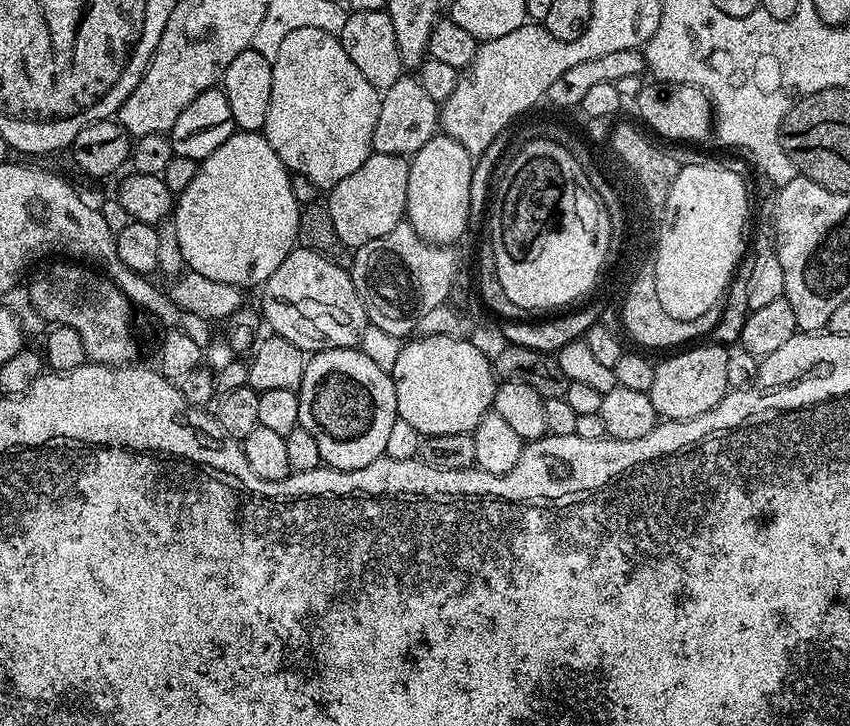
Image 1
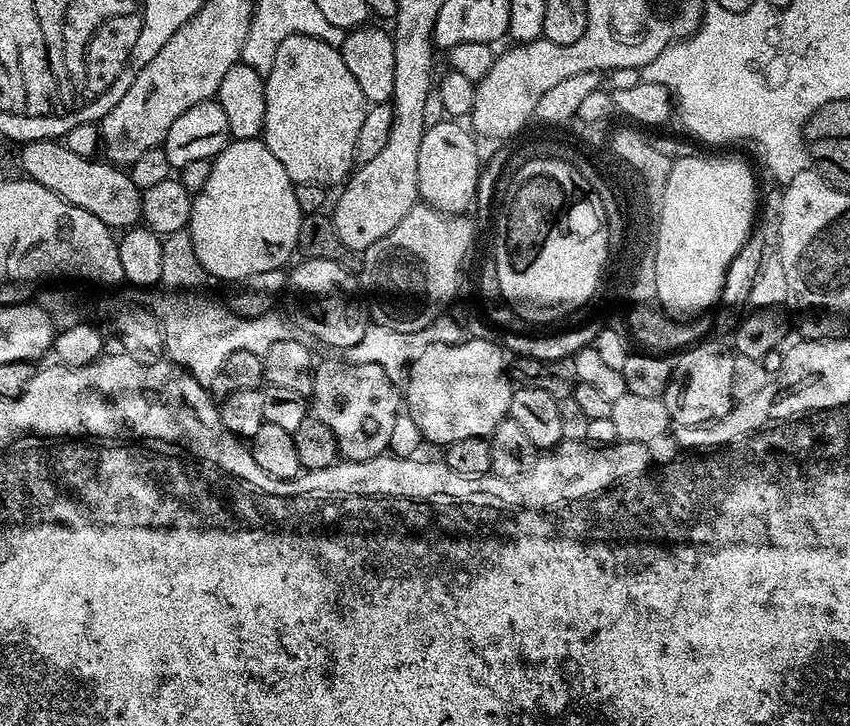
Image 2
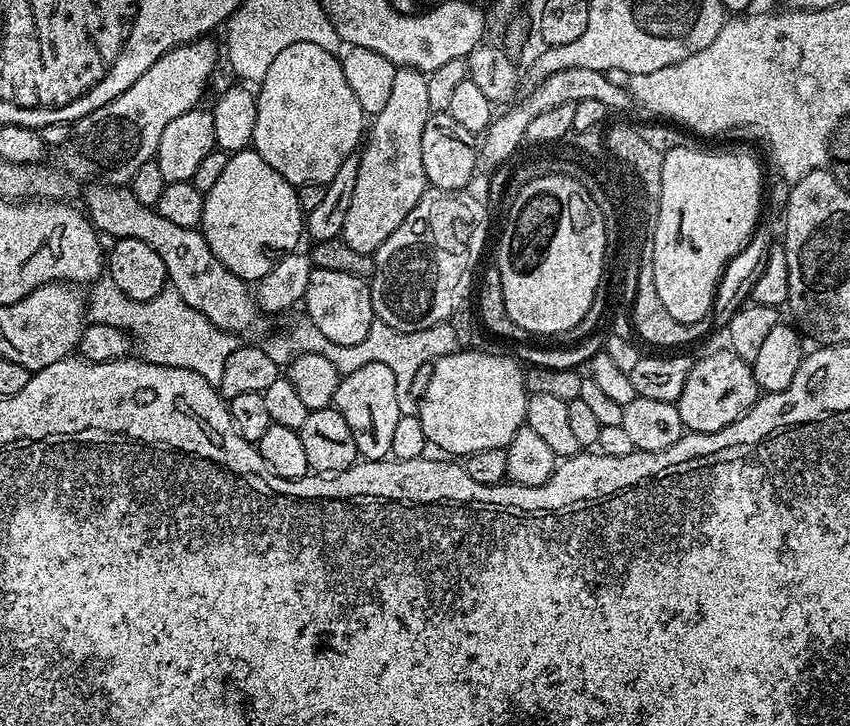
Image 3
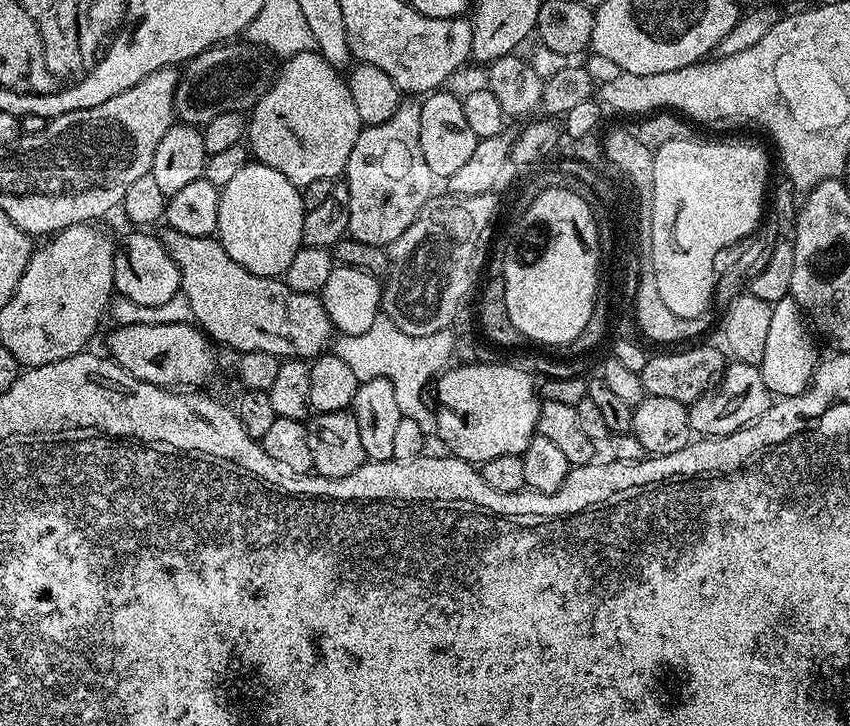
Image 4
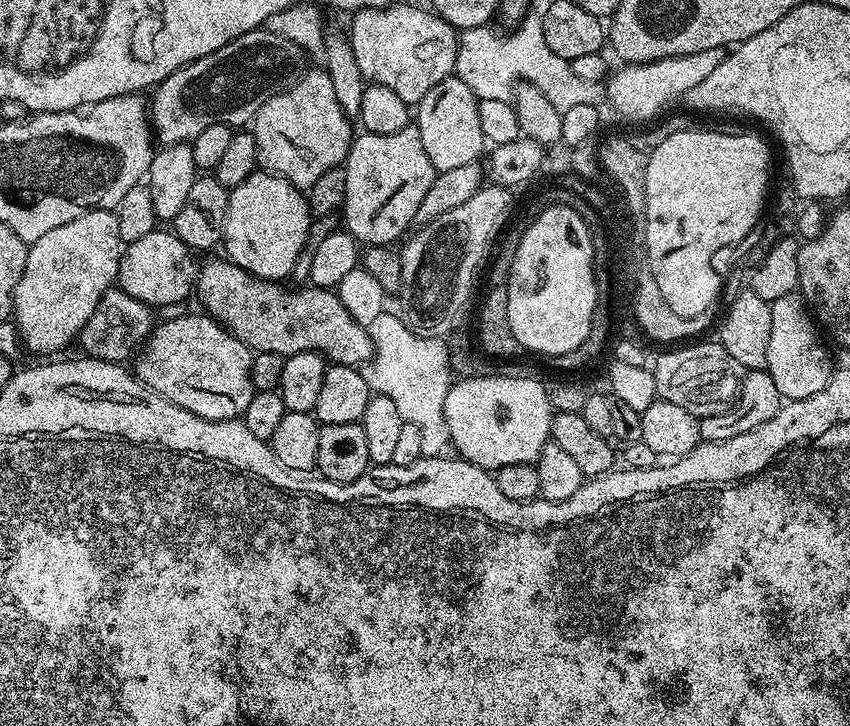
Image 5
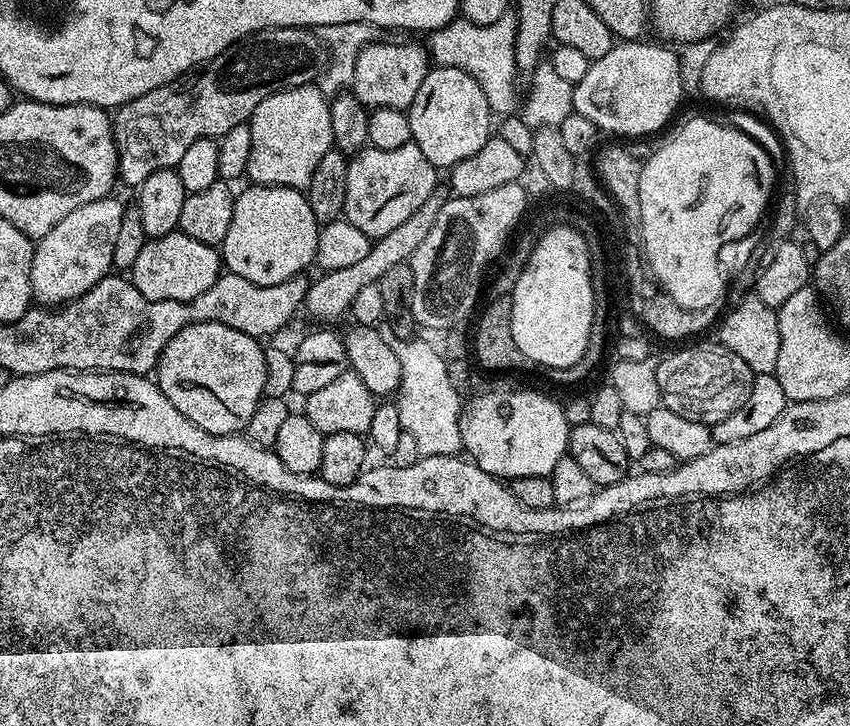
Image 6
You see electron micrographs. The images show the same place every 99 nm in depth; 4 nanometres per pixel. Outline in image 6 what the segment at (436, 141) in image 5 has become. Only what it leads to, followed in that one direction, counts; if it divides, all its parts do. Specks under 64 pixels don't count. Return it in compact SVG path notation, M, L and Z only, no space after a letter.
M429 67L422 86L418 86L418 94L414 94L414 102L406 109L412 143L426 154L426 158L437 170L447 170L462 162L462 158L470 158L470 154L478 154L482 146L486 146L488 137L494 132L494 113L487 104L486 94L482 94L482 86L474 82L470 74L453 68Z

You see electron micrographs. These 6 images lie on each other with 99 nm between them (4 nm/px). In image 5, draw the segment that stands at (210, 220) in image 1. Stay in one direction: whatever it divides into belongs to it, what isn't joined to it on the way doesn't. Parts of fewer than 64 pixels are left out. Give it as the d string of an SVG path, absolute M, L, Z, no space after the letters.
M257 170L250 174L250 178L246 178L246 182L242 182L242 186L229 191L222 248L228 251L225 252L227 259L236 264L241 273L257 276L263 280L280 282L291 277L295 259L304 249L308 227L312 222L313 217L308 210L308 201L301 189L294 187L293 184L286 182L280 176L273 176L271 172Z

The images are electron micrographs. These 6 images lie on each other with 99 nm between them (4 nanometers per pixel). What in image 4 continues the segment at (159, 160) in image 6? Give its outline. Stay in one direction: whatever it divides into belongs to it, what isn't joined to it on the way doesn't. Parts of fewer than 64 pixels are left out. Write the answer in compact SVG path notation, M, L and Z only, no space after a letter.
M225 42L206 49L183 65L174 94L175 119L181 124L203 126L218 118L218 114L247 113L267 94L276 79L278 68L272 63L269 53L247 42Z

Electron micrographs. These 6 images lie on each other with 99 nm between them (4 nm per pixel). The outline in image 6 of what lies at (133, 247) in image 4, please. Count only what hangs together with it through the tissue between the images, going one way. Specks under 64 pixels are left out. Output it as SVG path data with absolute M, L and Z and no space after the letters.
M179 230L165 236L145 239L134 266L130 269L130 279L134 287L149 300L178 299L194 300L203 294L222 273L222 256L213 245L198 242Z

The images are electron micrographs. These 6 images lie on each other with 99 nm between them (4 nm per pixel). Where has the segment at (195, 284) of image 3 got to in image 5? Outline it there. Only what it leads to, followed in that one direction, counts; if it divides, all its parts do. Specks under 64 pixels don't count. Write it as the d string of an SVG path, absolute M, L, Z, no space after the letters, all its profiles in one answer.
M221 258L221 260L208 260L199 265L198 275L196 277L196 287L194 289L195 299L200 299L200 304L205 313L211 316L212 319L218 321L227 332L234 334L234 338L238 338L247 347L251 348L253 353L257 352L269 352L270 354L278 354L279 356L293 356L294 354L302 354L303 352L316 352L319 356L323 356L325 361L331 362L332 364L345 364L351 368L357 366L364 366L369 363L372 359L372 343L370 342L370 334L368 333L367 327L358 322L354 322L354 318L350 318L350 314L346 311L346 306L342 306L342 302L337 298L335 291L331 288L318 288L315 286L300 286L297 287L297 292L287 292L283 287L283 283L274 280L263 280L257 276L248 276L246 282L248 282L248 288L244 288L244 284L240 280L232 280L235 276L241 275L240 268L232 263L227 258Z

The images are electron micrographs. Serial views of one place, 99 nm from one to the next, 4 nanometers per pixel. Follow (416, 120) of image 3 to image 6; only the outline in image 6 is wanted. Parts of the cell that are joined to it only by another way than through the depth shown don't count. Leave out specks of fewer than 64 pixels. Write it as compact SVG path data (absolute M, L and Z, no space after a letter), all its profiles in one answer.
M416 144L398 146L398 150L378 150L371 146L363 148L348 162L343 219L358 226L362 234L373 238L390 234L390 230L396 229L401 222L406 222L406 218L410 218L410 214L414 214L414 210L418 210L418 206L422 206L422 202L426 202L426 198L430 198L430 194L437 191L436 176L437 168L429 162L426 154L422 154L422 150L418 150Z

